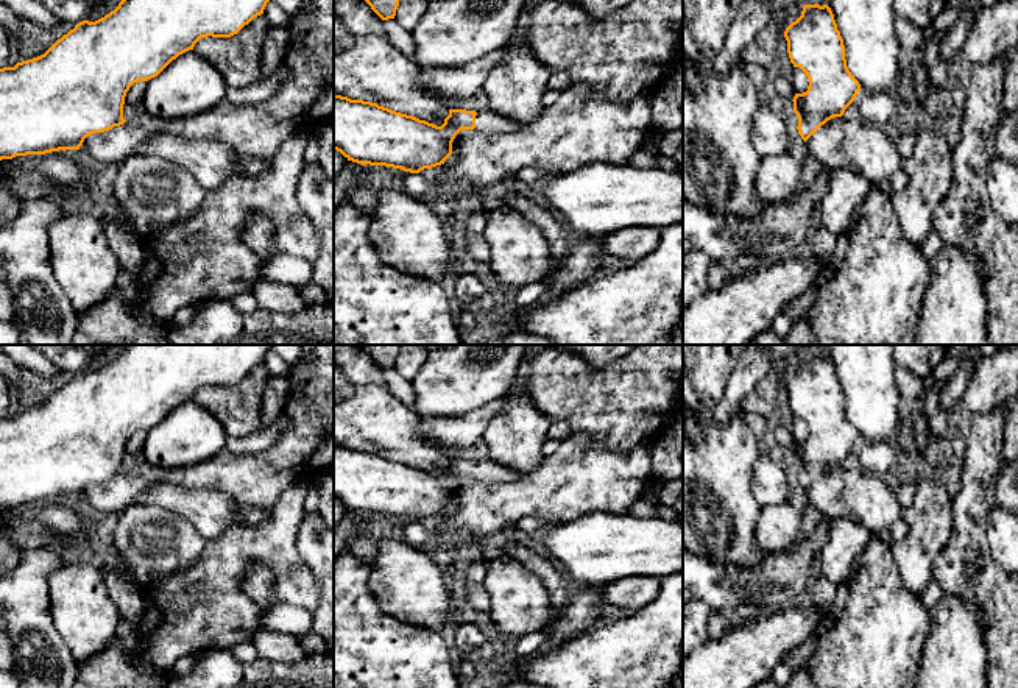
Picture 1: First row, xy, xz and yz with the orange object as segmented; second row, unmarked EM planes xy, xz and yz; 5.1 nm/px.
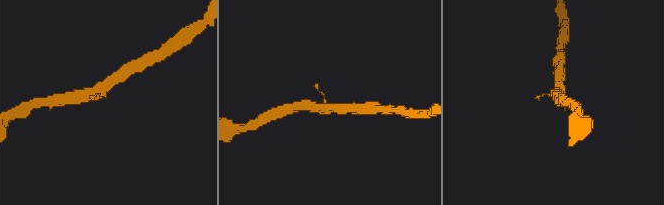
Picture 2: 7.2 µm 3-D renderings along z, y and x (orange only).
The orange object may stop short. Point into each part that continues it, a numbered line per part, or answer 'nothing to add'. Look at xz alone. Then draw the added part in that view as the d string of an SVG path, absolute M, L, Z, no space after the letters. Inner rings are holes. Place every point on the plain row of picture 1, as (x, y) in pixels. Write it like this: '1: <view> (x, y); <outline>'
1: xz (485, 470); M490 459L477 460L475 465L475 479L482 482L514 482L522 477L525 477L525 474L508 470Z

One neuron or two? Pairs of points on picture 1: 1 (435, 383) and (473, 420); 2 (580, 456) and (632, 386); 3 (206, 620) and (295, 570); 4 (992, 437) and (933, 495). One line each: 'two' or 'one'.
1: two
2: two
3: one
4: two

